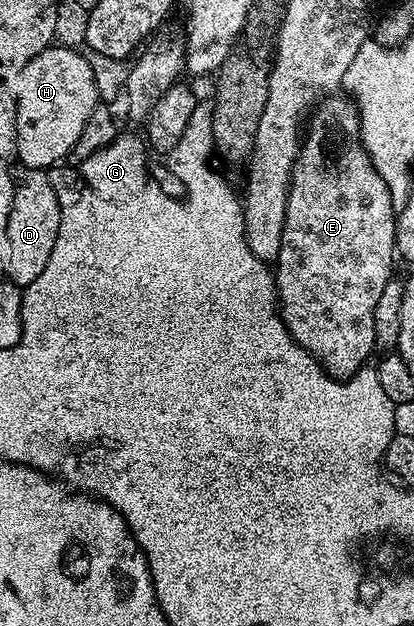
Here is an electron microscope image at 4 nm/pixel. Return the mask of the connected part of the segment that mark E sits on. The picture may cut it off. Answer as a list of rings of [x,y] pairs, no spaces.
[[[333,94],[330,100],[322,99],[316,105],[315,111],[308,117],[307,127],[303,132],[301,148],[297,152],[297,160],[293,163],[293,174],[289,178],[289,193],[287,194],[287,210],[283,222],[283,234],[281,235],[281,249],[275,261],[275,283],[277,286],[277,298],[280,301],[279,315],[287,326],[291,338],[303,350],[307,350],[321,364],[322,368],[330,376],[348,378],[354,376],[358,369],[366,367],[368,358],[377,348],[375,338],[375,306],[383,295],[383,289],[387,282],[394,279],[393,260],[397,251],[395,242],[395,230],[397,229],[397,212],[392,204],[391,194],[384,184],[383,178],[377,173],[372,164],[372,158],[361,140],[361,117],[359,109],[352,99],[341,94]]]

